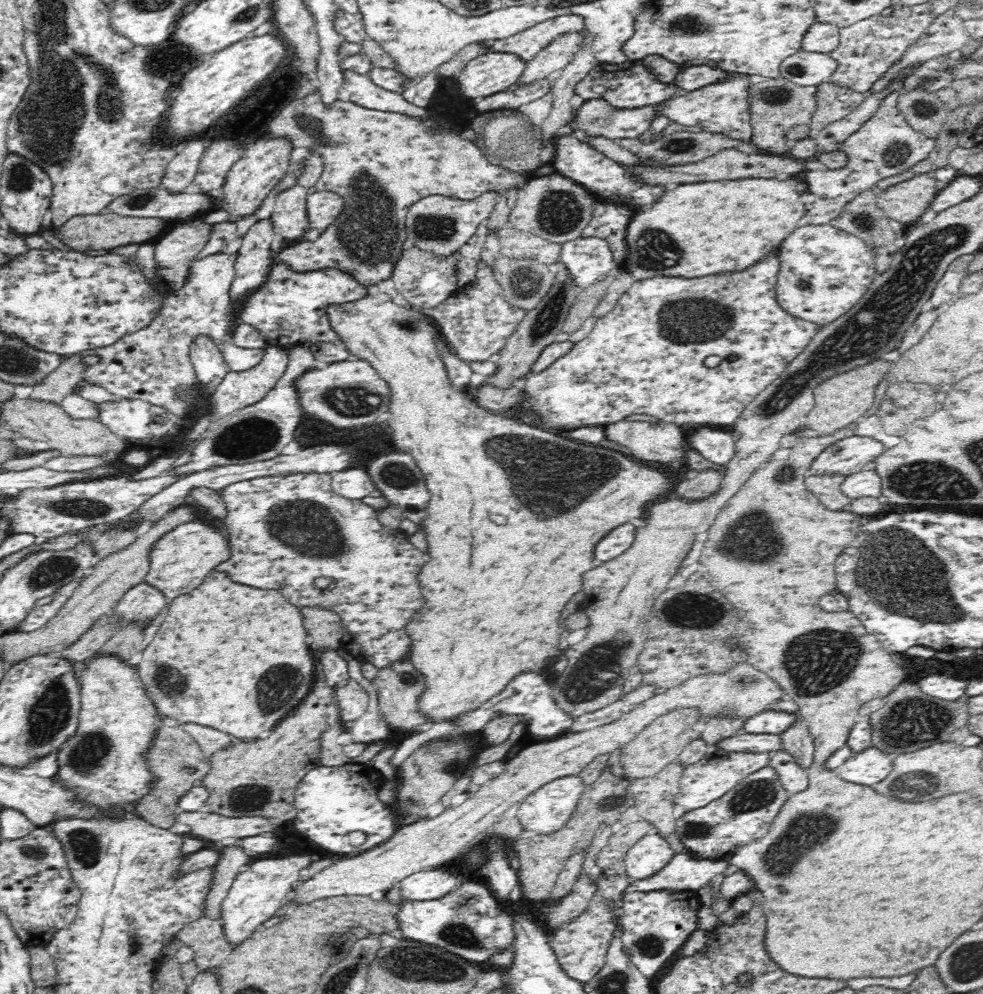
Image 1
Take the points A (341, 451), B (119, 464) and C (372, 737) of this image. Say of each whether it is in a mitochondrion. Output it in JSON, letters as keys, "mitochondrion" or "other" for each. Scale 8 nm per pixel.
{"A":"other","B":"other","C":"other"}

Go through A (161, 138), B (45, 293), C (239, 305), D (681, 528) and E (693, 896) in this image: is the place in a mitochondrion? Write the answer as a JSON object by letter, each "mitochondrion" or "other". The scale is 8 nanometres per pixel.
{"A":"other","B":"other","C":"other","D":"other","E":"other"}

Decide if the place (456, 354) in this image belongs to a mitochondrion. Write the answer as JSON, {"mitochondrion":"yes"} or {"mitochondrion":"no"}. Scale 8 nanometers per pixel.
{"mitochondrion":"no"}

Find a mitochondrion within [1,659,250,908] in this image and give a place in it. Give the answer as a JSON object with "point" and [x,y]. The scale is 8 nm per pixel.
{"point":[50,713]}

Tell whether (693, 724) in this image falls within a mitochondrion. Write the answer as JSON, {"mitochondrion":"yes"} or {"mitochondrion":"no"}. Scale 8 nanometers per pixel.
{"mitochondrion":"no"}

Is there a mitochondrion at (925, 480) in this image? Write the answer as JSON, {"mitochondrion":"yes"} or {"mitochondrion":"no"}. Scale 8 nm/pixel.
{"mitochondrion":"yes"}

